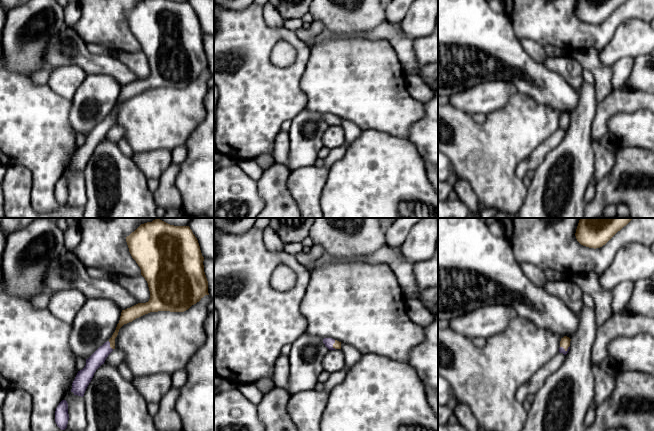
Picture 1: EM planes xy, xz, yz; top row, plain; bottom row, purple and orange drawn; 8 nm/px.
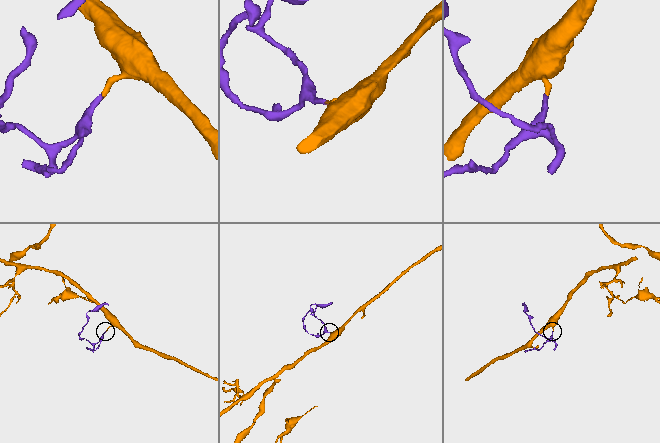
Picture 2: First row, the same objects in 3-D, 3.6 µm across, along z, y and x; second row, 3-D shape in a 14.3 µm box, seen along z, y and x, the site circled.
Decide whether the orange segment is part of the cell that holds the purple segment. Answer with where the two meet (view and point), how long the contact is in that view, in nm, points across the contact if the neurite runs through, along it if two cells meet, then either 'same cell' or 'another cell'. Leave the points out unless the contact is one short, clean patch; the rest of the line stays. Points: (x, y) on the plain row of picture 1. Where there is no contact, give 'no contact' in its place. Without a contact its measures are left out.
meets purple in xy at (109, 121); contact 80 nm long; runs through xy (98, 134), (109, 121), (124, 94); same cell

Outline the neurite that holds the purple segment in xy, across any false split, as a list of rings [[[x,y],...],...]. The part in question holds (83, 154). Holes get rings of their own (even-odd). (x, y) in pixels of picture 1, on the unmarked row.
[[[141,0],[126,13],[132,34],[141,45],[141,51],[148,59],[150,75],[122,86],[119,99],[112,113],[100,122],[88,135],[85,143],[78,147],[71,168],[83,173],[96,146],[104,140],[108,131],[115,125],[115,114],[119,105],[136,94],[150,88],[170,87],[184,88],[199,78],[208,69],[208,57],[204,48],[202,32],[197,14],[189,2],[170,0]]]

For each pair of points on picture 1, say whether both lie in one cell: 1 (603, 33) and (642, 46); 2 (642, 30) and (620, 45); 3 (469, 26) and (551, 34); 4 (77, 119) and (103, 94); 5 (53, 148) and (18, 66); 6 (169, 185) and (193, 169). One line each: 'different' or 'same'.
1: different
2: same
3: different
4: same
5: different
6: different

